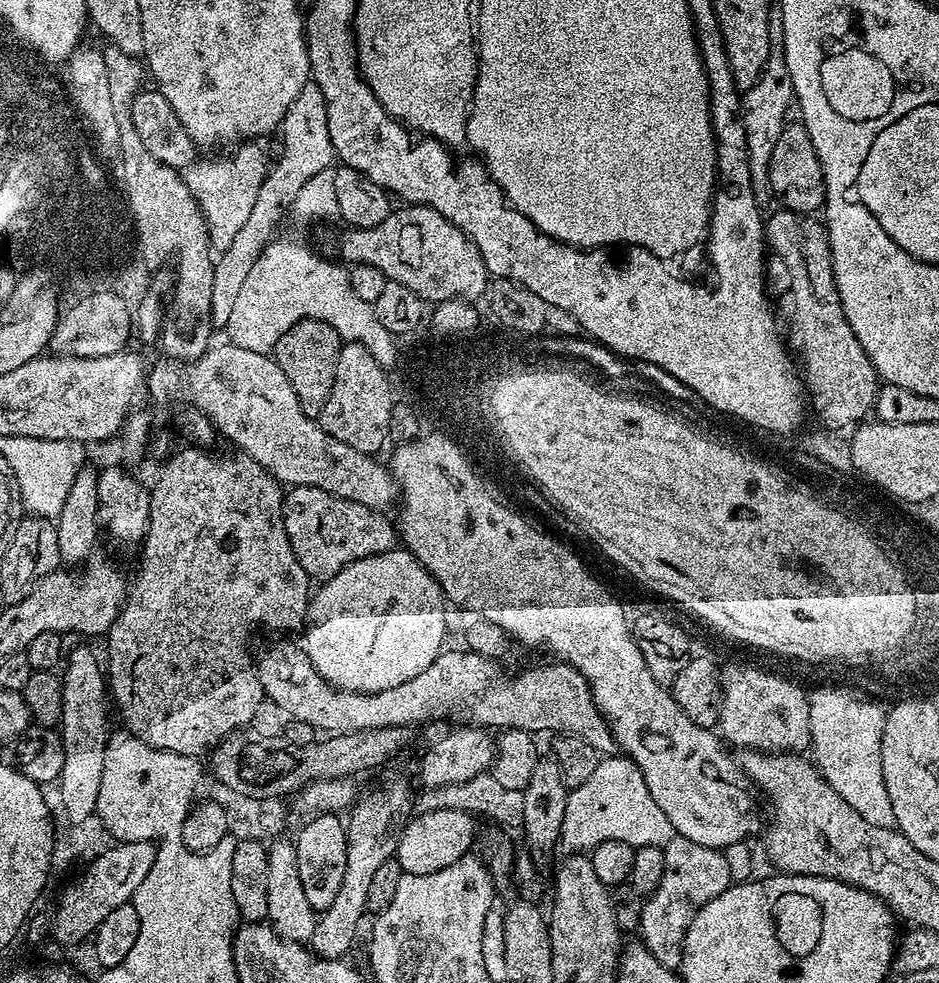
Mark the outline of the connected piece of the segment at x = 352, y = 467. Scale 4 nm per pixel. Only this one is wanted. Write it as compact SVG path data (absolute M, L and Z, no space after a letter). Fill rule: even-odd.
M231 342L213 343L208 351L196 360L185 363L183 367L177 361L160 358L160 361L148 372L148 392L164 404L167 400L176 400L181 396L185 405L197 408L212 423L221 437L225 436L232 444L241 448L243 455L249 460L258 462L281 485L295 486L305 484L318 490L326 490L343 500L359 502L367 508L387 509L387 505L398 496L398 486L391 471L376 461L369 453L354 450L354 446L346 446L346 442L338 442L338 438L330 438L326 430L322 430L313 417L307 416L298 406L298 398L282 370L271 355L242 350L242 346Z

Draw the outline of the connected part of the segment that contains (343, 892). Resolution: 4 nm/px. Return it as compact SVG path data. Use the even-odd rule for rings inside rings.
M384 784L369 796L357 799L346 820L346 874L342 874L342 886L338 895L325 912L319 913L310 941L311 951L324 960L344 960L356 940L360 919L368 912L366 894L370 894L370 882L382 867L382 862L393 859L402 830L413 815L413 793L404 784Z

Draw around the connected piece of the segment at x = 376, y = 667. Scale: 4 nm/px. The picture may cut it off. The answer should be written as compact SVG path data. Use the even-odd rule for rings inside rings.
M397 546L390 552L374 554L370 558L362 558L358 562L354 562L350 566L343 568L334 578L323 581L317 588L320 589L317 592L315 589L314 595L308 602L308 619L306 627L302 632L302 637L304 636L302 647L304 653L310 658L314 670L318 670L318 674L322 674L322 678L327 684L331 684L332 687L340 688L343 692L381 692L382 690L394 690L398 686L402 686L402 682L410 682L410 678L418 678L418 674L422 674L422 670L429 668L442 654L442 649L445 647L445 645L443 646L444 627L448 624L447 618L444 617L446 597L440 591L435 578L403 547Z

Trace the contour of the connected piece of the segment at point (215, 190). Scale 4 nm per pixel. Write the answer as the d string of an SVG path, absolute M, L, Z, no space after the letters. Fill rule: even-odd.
M246 142L239 145L234 164L212 164L202 159L196 166L190 166L182 177L186 188L198 202L208 226L209 245L217 253L225 252L234 242L235 235L250 218L251 207L257 201L258 190L267 176L268 161L257 143Z

